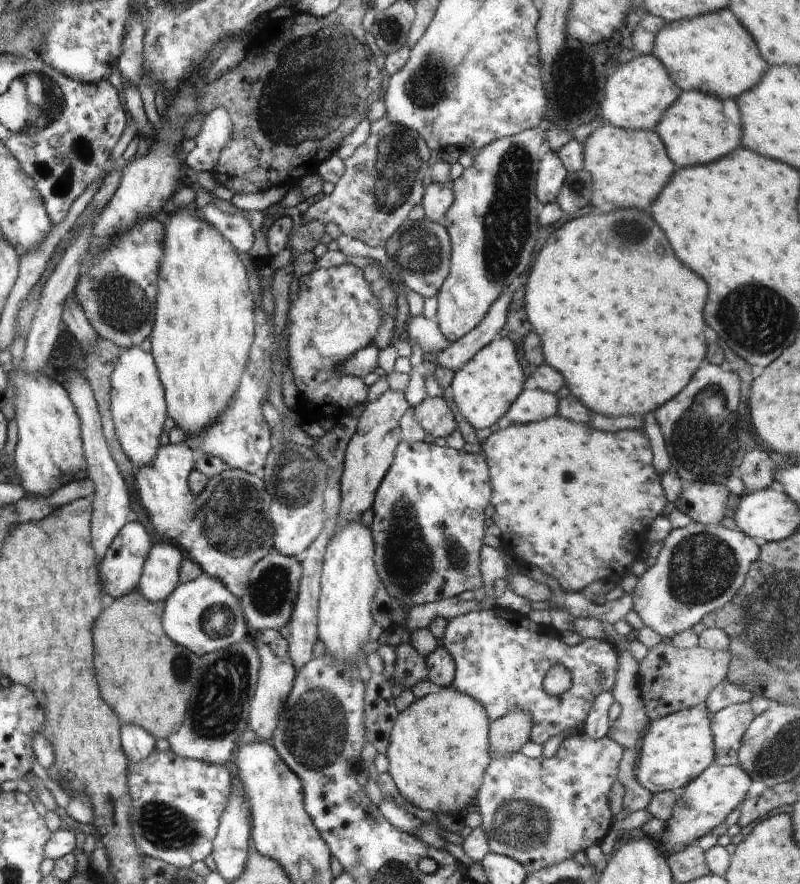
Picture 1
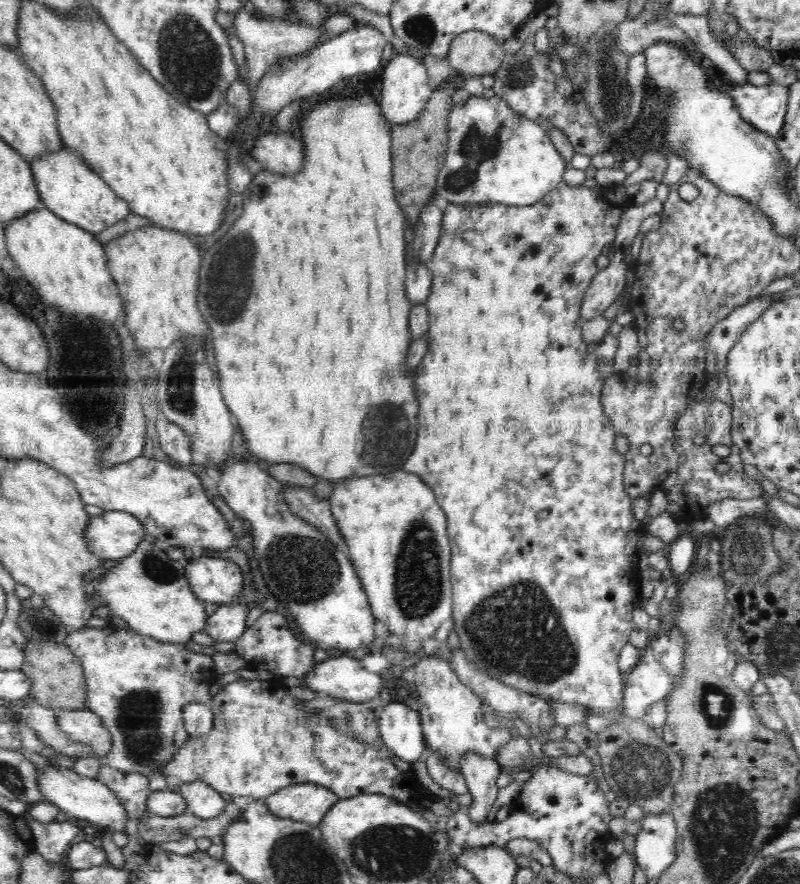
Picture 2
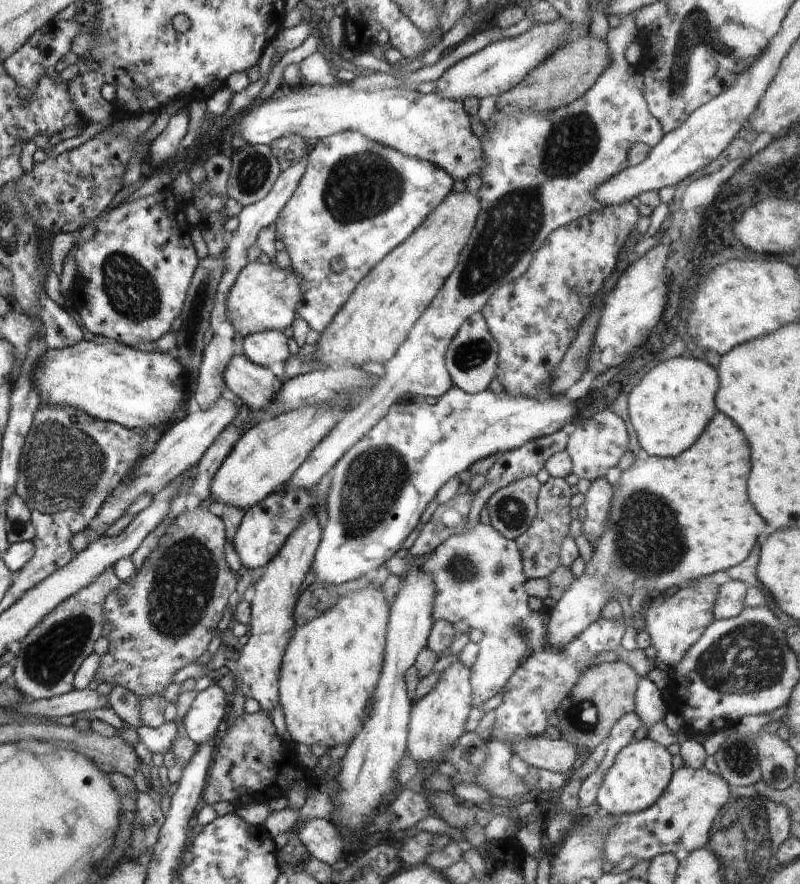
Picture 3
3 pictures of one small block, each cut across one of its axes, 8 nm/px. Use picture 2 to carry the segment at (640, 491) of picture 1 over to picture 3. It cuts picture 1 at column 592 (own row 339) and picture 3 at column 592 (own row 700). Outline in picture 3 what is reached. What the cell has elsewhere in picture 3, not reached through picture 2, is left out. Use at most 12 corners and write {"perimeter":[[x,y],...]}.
{"perimeter":[[717,411],[674,457],[641,448],[583,574],[549,607],[566,646],[618,596],[750,556],[750,446]]}

